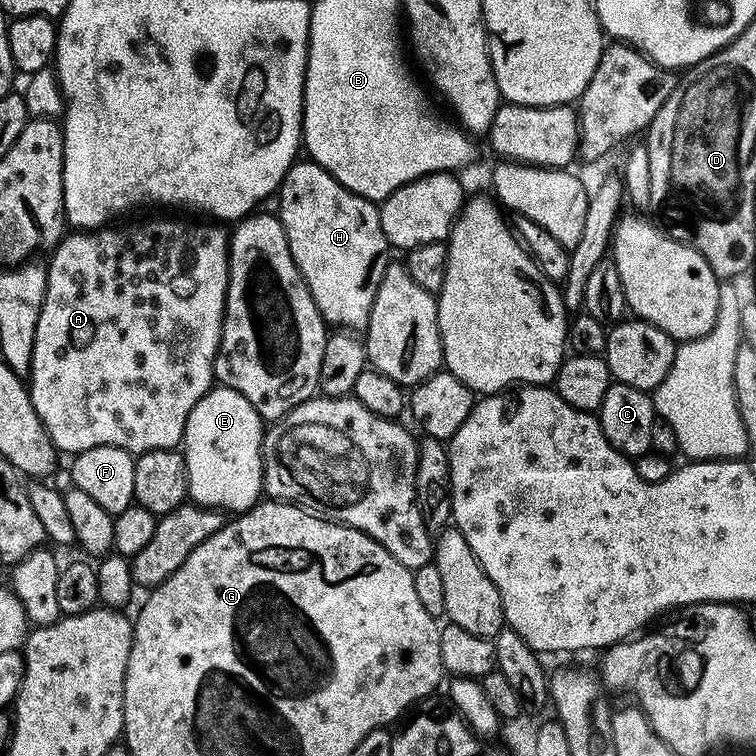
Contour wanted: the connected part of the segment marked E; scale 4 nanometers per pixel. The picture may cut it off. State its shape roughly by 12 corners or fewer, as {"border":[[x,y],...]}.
{"border":[[223,386],[192,408],[191,503],[247,512],[264,492],[265,421]]}

